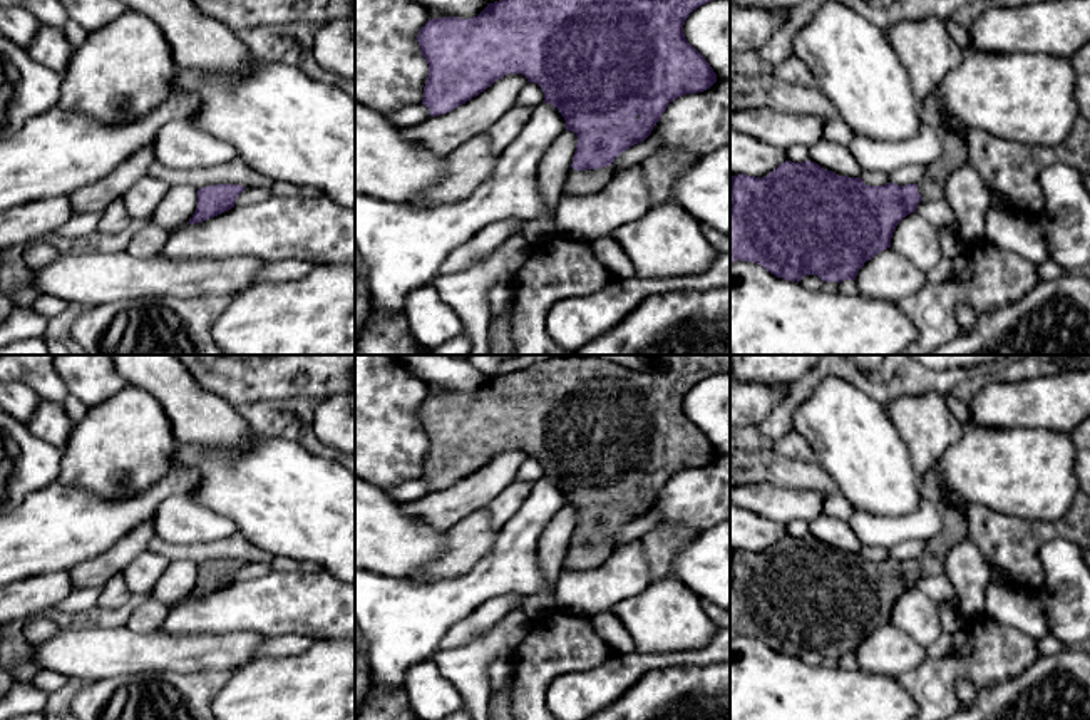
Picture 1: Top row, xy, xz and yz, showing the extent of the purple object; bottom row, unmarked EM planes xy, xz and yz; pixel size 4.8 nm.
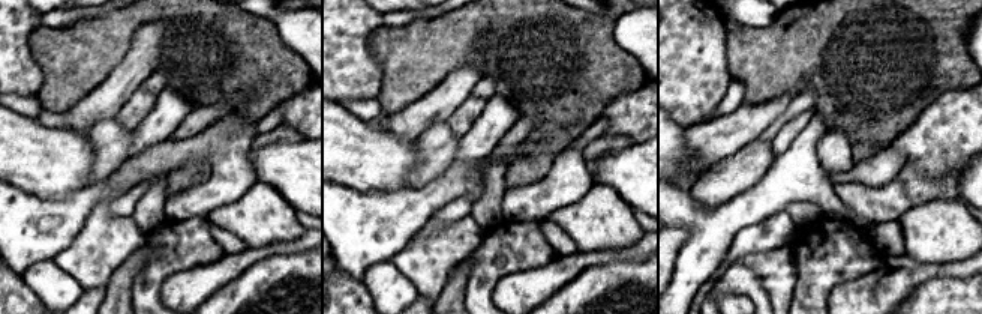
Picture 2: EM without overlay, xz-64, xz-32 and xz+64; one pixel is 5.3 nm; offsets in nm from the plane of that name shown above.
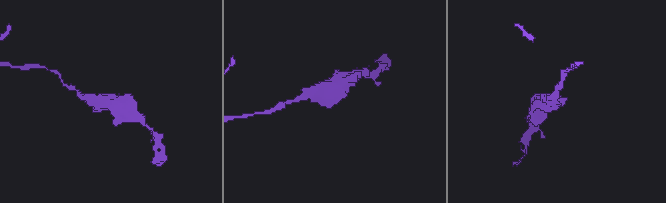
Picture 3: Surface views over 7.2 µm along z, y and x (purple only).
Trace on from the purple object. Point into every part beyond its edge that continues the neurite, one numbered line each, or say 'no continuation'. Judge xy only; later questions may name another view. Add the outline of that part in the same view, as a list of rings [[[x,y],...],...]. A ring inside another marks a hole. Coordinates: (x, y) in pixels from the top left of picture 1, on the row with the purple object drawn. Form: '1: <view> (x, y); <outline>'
no continuation

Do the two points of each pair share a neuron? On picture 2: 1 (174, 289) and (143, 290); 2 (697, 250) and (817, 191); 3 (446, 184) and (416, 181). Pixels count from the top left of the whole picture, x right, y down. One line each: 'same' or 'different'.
1: different
2: same
3: different

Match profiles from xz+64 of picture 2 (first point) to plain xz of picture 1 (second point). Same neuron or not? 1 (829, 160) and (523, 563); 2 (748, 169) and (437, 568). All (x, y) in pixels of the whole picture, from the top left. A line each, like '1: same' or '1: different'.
1: different
2: same

